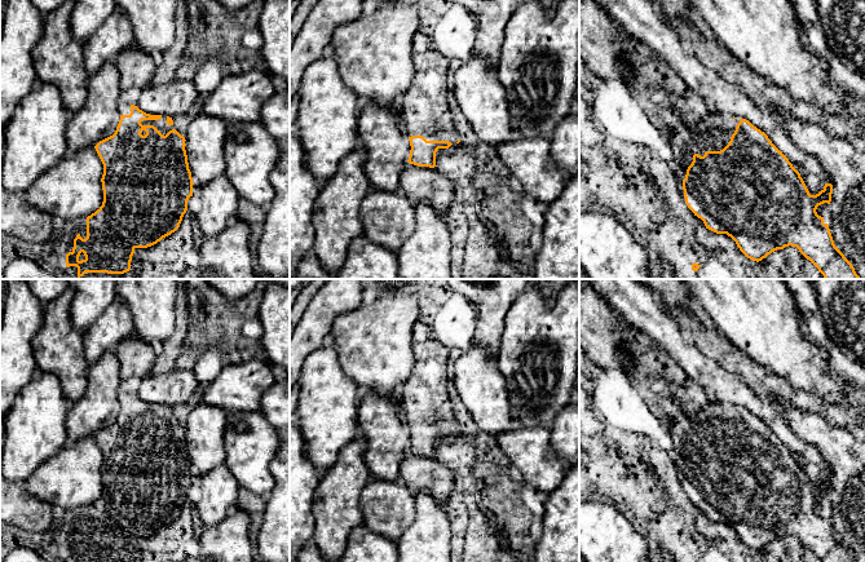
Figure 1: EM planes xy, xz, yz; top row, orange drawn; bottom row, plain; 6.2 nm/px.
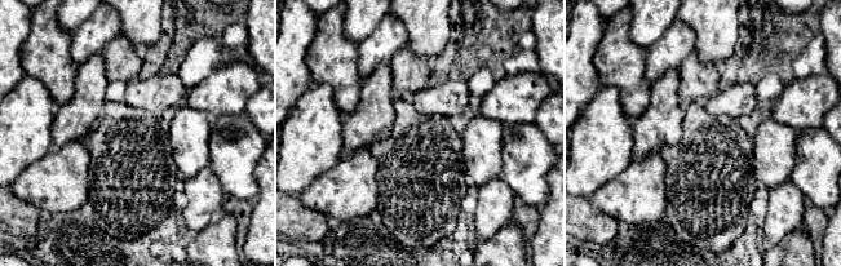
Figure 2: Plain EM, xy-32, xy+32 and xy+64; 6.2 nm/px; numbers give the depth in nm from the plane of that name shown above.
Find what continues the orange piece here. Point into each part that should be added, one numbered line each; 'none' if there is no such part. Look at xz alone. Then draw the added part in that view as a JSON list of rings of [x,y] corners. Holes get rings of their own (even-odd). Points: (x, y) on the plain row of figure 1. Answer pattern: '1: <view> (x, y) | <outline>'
1: xz (423, 397) | [[[436,338],[414,344],[415,363],[397,397],[407,426],[449,430],[456,434],[459,422],[449,399],[449,349]]]

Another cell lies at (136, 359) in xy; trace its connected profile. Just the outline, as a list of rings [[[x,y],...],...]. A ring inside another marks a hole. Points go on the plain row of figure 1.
[[[136,332],[125,337],[115,353],[120,366],[122,380],[127,377],[145,379],[153,373],[155,349],[142,342]]]

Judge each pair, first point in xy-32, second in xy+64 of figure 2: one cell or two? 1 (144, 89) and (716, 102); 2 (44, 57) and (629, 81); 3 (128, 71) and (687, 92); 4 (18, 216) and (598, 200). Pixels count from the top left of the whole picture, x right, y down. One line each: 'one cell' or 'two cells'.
1: one cell
2: one cell
3: one cell
4: two cells

